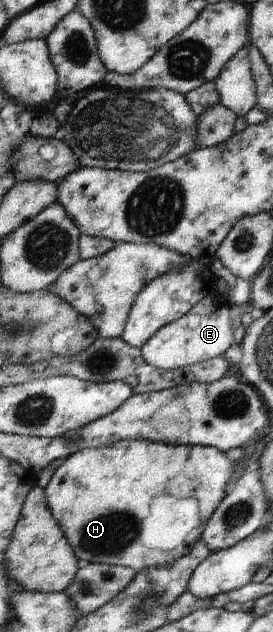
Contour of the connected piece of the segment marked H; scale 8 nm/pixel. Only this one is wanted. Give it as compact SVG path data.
M120 440L110 446L86 448L65 458L59 466L44 492L45 505L52 512L54 520L62 528L62 534L72 546L76 558L81 563L100 563L103 565L120 565L140 571L142 568L168 566L190 552L194 544L194 536L188 538L186 546L180 544L174 550L150 550L138 544L136 536L142 518L148 514L148 504L156 496L174 496L174 498L195 498L200 508L200 520L206 523L214 509L222 502L228 492L226 484L230 482L230 474L234 474L234 457L232 453L220 452L217 448L205 446L188 446L164 444L154 440Z

